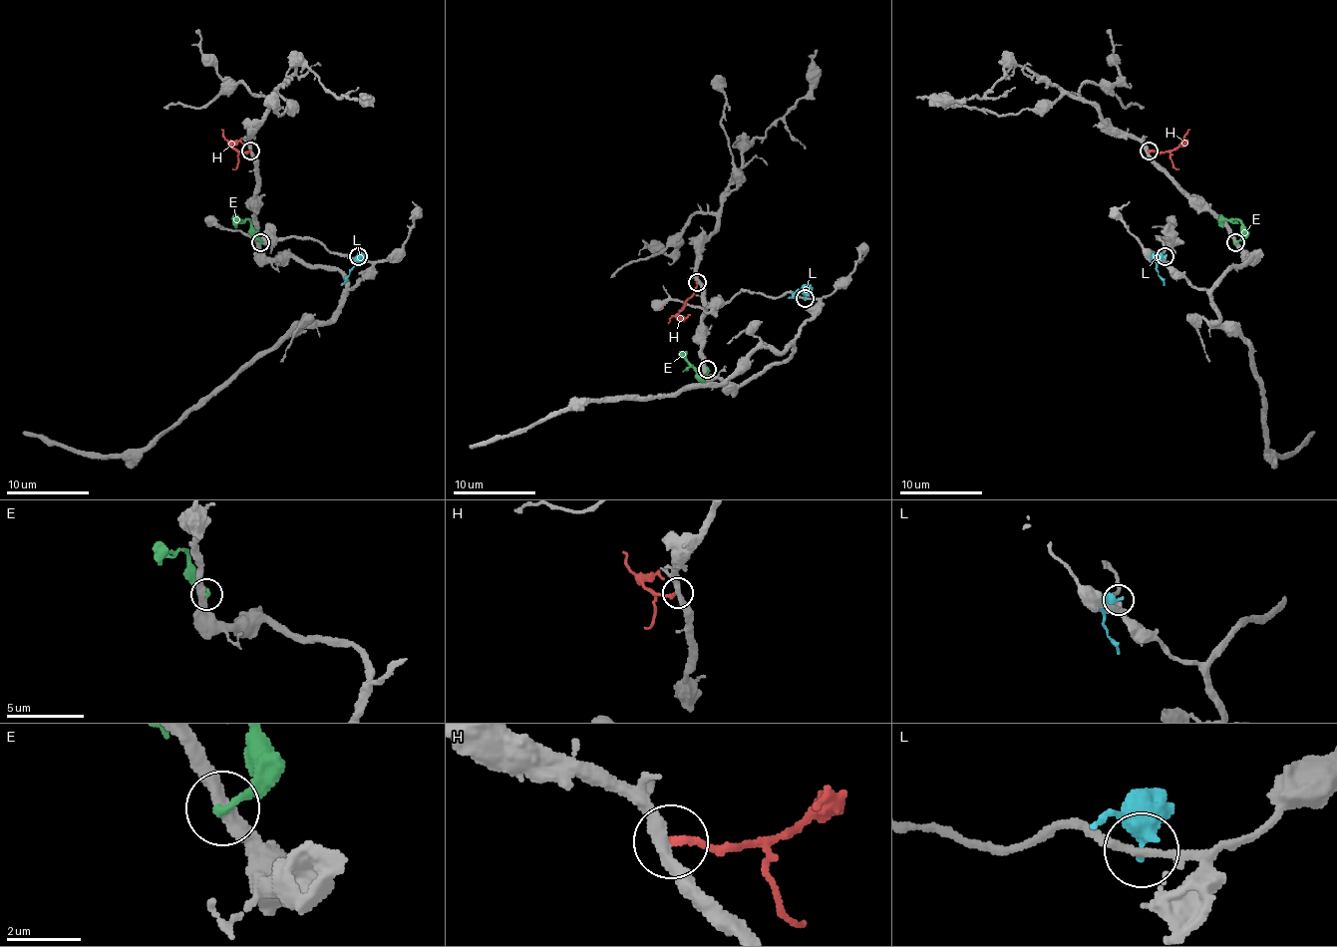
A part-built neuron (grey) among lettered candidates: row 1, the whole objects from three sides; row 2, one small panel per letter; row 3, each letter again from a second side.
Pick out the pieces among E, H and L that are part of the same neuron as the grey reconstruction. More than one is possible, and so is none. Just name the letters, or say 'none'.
none

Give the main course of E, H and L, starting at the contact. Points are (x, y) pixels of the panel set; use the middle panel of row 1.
E: (708, 369), (700, 376), (679, 351)
H: (697, 283), (685, 305), (671, 318), (669, 324)
L: (805, 297), (799, 289), (788, 297)

